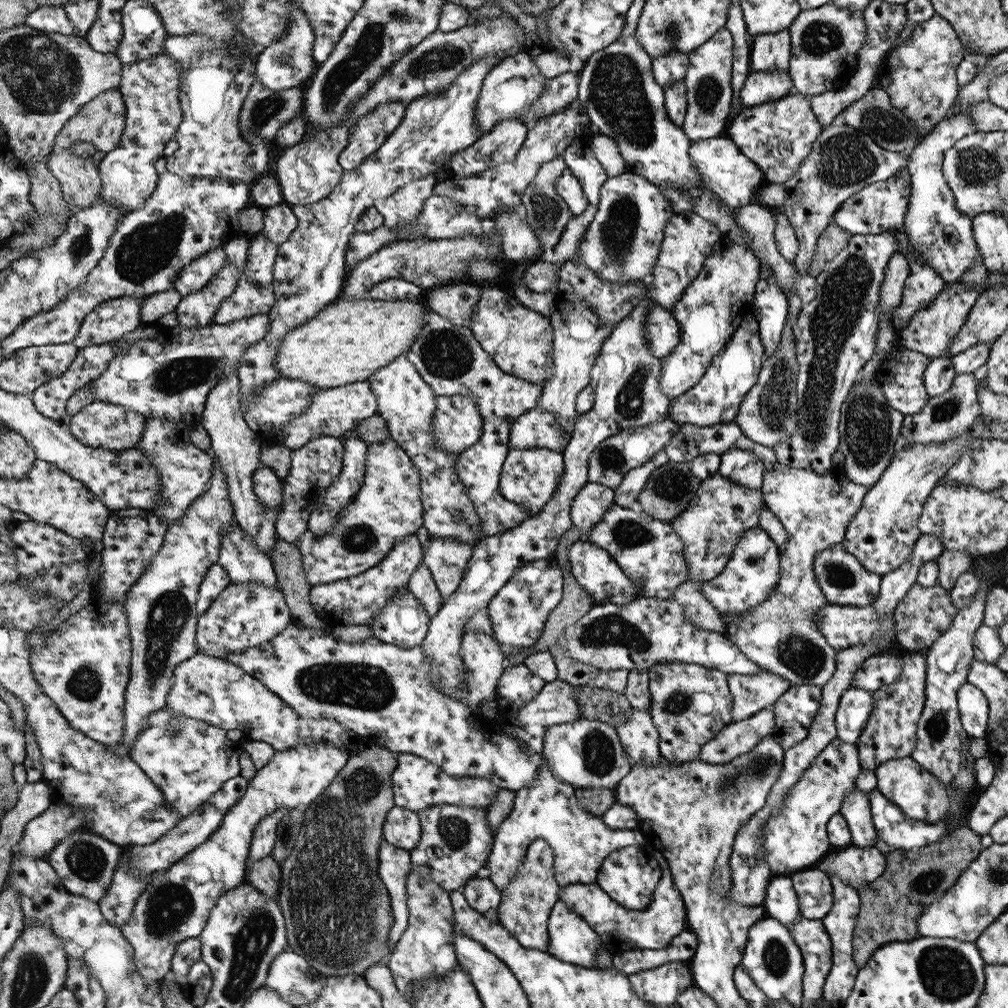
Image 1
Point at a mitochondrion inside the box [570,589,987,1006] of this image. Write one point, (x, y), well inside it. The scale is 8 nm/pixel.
(946, 973)

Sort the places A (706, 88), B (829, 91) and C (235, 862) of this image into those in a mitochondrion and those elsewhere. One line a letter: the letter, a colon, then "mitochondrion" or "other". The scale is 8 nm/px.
A: mitochondrion
B: other
C: other

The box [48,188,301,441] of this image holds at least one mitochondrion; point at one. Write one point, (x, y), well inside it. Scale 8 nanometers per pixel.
(150, 246)

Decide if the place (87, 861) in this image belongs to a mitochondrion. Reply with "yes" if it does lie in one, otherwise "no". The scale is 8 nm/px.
yes

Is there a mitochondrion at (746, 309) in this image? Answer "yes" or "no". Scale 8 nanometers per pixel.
no

